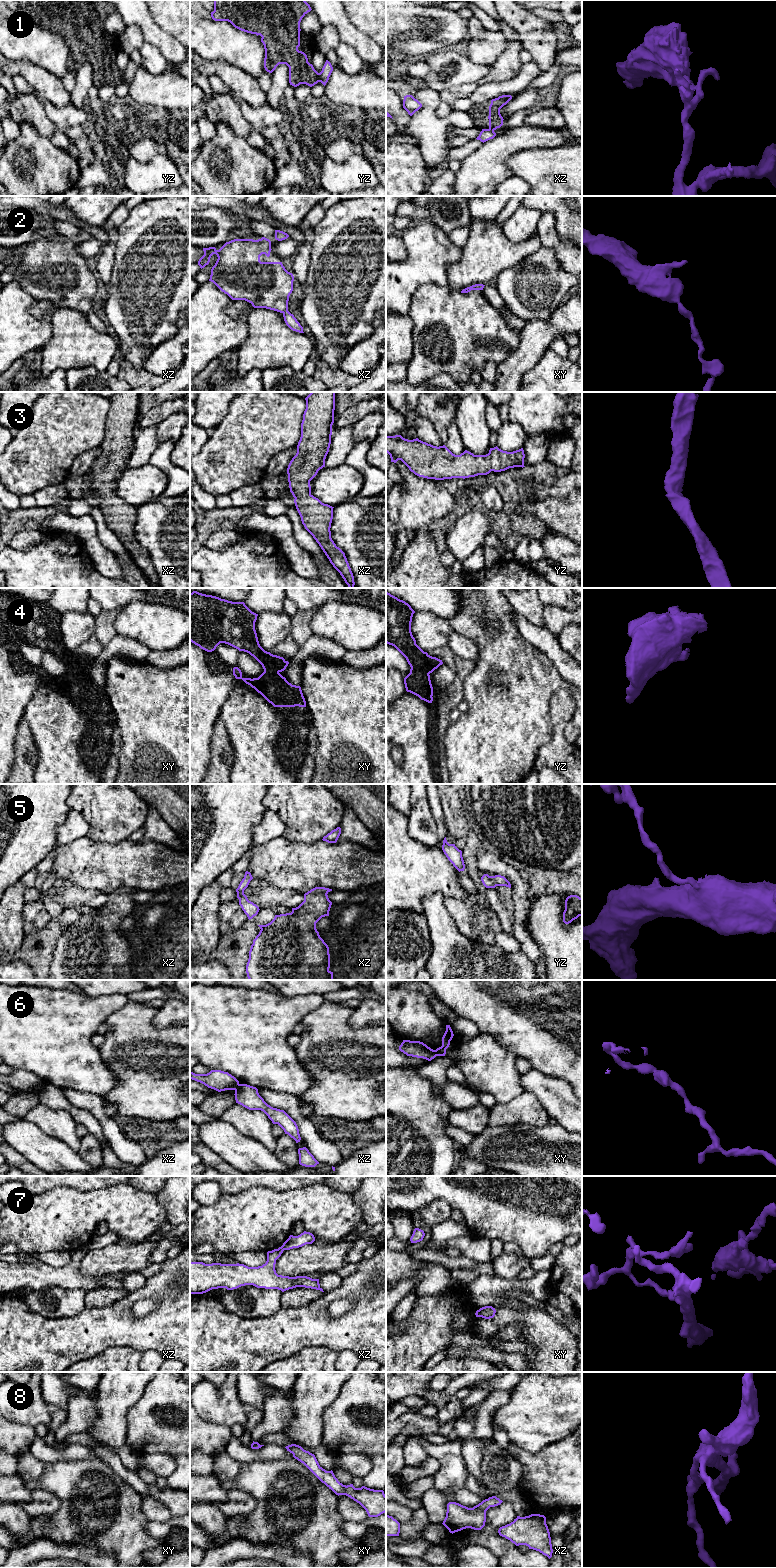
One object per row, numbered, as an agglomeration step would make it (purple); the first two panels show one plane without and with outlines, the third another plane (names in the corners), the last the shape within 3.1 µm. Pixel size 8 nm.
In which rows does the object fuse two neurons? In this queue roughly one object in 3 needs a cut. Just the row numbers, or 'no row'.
1, 6, 7

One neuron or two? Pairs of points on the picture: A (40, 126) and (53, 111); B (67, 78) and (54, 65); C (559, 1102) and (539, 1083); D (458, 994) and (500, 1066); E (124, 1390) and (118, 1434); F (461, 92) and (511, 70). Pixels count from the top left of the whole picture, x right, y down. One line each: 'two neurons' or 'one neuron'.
A: two neurons
B: two neurons
C: one neuron
D: two neurons
E: one neuron
F: one neuron

